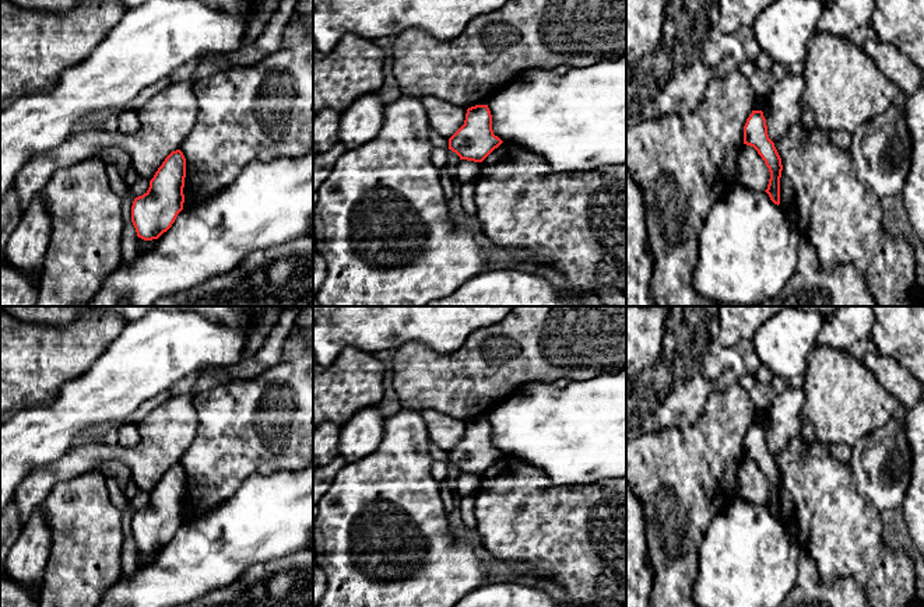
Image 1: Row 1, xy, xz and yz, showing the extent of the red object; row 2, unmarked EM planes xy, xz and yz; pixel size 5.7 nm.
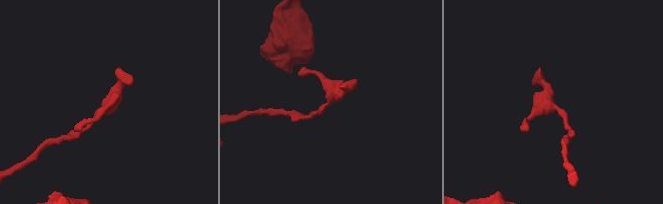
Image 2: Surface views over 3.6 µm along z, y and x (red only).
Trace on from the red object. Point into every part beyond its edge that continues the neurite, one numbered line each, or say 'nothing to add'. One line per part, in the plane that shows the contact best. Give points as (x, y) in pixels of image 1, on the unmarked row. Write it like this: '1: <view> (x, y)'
nothing to add

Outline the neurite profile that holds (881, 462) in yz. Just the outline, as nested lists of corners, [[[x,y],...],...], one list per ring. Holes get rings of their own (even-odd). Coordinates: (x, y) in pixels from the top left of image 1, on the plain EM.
[[[902,413],[854,443],[849,469],[857,492],[879,512],[902,508],[911,478]]]

